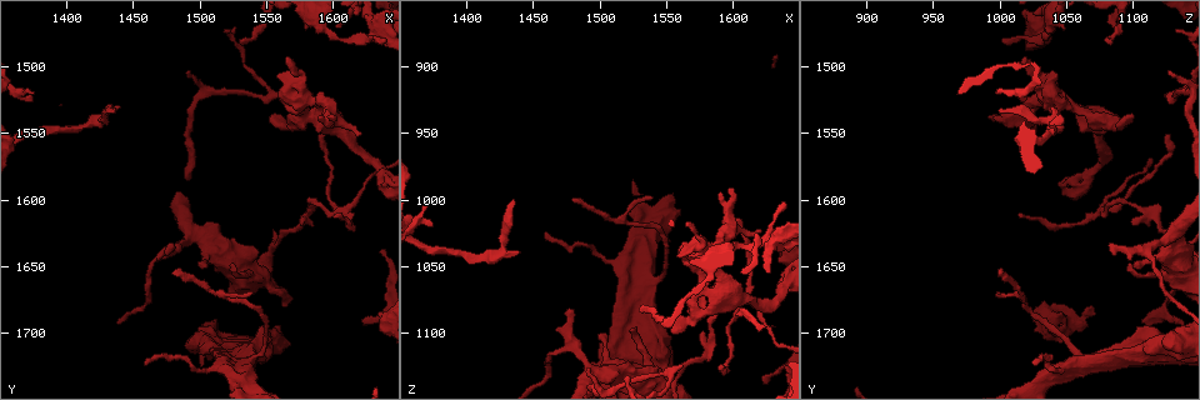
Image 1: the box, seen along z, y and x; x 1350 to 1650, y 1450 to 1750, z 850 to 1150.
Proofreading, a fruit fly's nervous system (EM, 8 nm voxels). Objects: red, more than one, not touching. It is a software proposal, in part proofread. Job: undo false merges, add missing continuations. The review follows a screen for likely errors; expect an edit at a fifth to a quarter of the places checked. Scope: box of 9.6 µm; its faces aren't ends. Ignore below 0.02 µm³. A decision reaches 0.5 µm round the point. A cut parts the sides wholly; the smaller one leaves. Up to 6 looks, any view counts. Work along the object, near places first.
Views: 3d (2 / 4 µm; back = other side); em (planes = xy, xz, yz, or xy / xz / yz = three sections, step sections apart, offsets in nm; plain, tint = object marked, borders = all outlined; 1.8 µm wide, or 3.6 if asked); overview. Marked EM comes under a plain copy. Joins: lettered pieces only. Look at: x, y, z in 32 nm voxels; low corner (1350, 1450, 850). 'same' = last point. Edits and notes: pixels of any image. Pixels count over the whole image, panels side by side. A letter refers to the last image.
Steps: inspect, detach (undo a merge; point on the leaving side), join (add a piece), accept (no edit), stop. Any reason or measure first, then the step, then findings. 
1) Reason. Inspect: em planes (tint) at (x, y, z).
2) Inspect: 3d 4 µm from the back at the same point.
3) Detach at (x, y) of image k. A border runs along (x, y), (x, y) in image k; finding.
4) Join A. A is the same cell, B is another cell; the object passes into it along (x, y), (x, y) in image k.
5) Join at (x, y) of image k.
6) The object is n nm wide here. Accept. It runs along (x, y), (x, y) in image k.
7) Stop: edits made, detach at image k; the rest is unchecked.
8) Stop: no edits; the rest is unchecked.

Free end. Inspect: em xz step 16 (borders) at (1634, 1684, 1046).

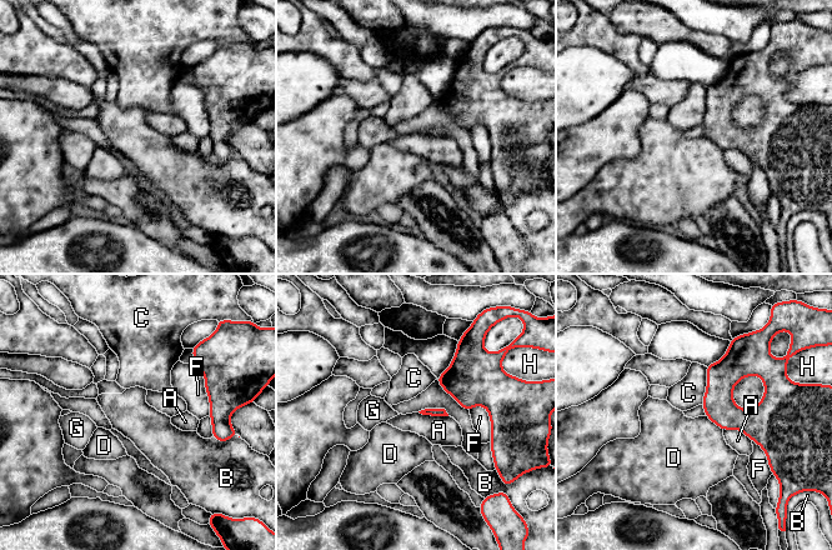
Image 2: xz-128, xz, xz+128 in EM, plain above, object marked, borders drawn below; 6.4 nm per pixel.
Cut it another way. Inspect: em planes (borders) at the same point.

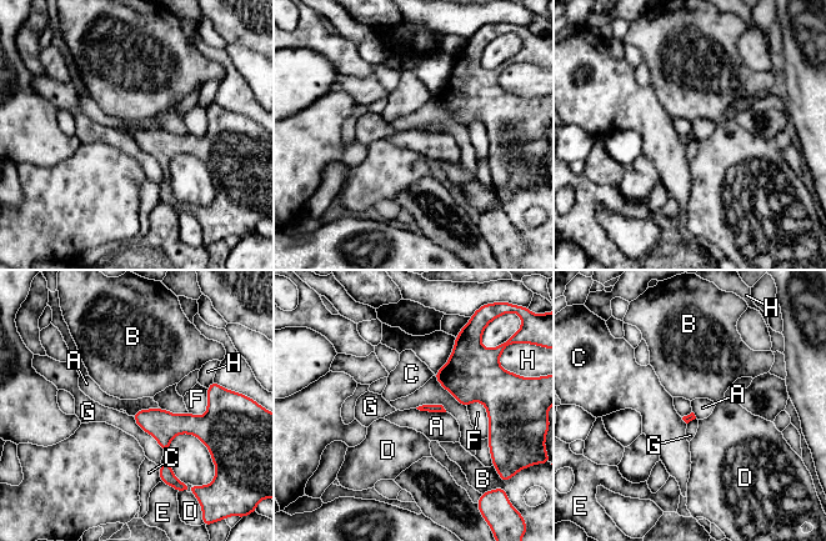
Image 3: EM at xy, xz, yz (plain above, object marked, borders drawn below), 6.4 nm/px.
Accept. A, B, C, D, E, F, G and H are other cells; a border runs along (416, 407), (424, 411), (445, 412) in image 3; no lettered piece goes on from it.

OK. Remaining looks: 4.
Branch point. Inspect: em planes (borders) at (1580, 1524, 1038).

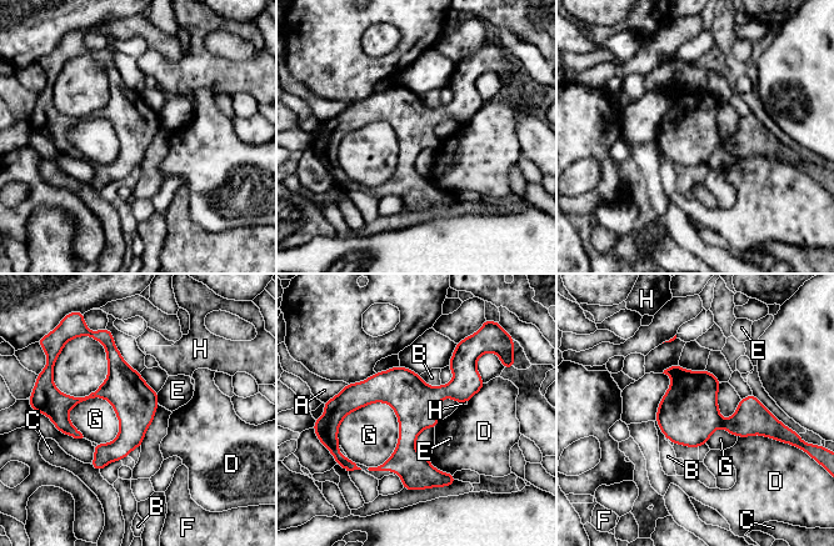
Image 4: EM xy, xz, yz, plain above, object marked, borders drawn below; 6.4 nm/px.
The longest contact is with G, 440 nm. Accept. A, B, C, D, E, F, G and H are other cells; a border runs along (385, 401), (399, 440), (369, 467) in image 4; all the same cell.

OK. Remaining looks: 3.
Branch point. Inspect: em planes (borders) at (1600, 1608, 1078).

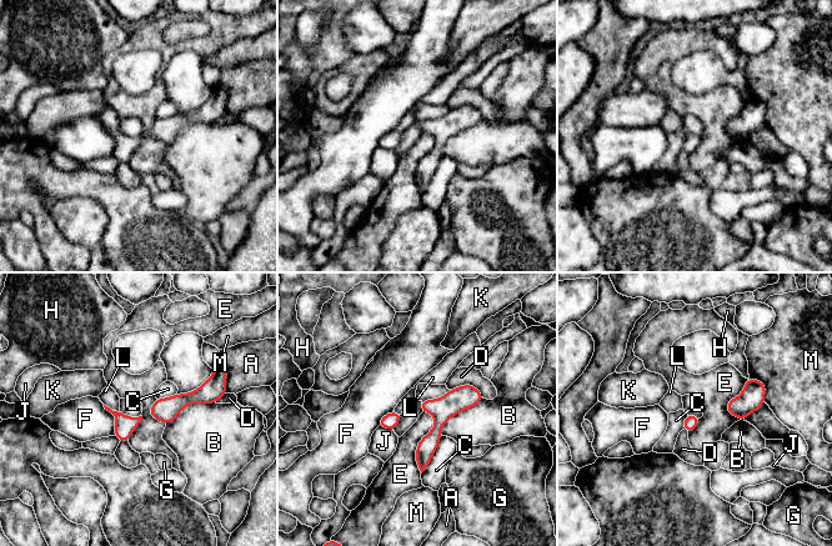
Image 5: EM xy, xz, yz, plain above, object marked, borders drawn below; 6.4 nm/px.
The object is 90 nm wide here. Accept. A, B, C, D, E, F, G, H, J, K, L and M are other cells; it runs along (479, 396), (440, 419), (422, 466) in image 5; one cell here.

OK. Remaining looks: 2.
Stop: no edits; the rest is unchecked.

